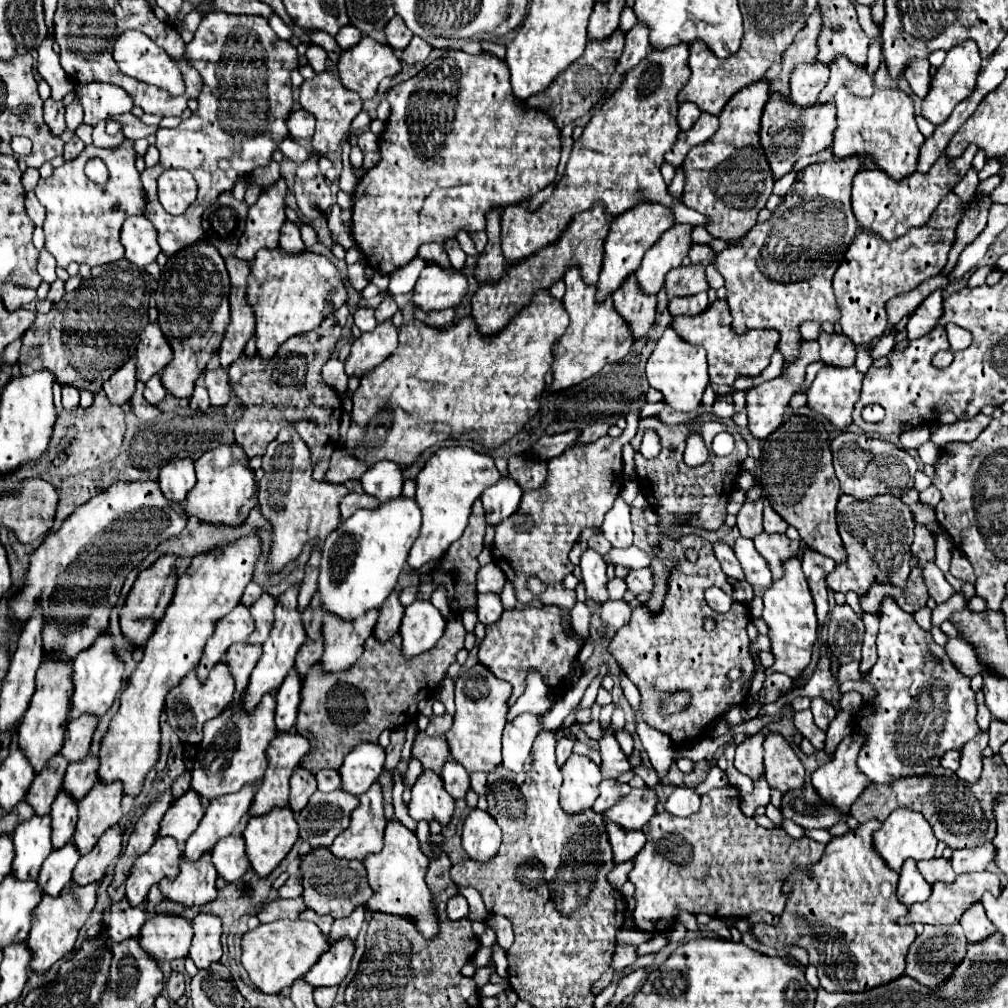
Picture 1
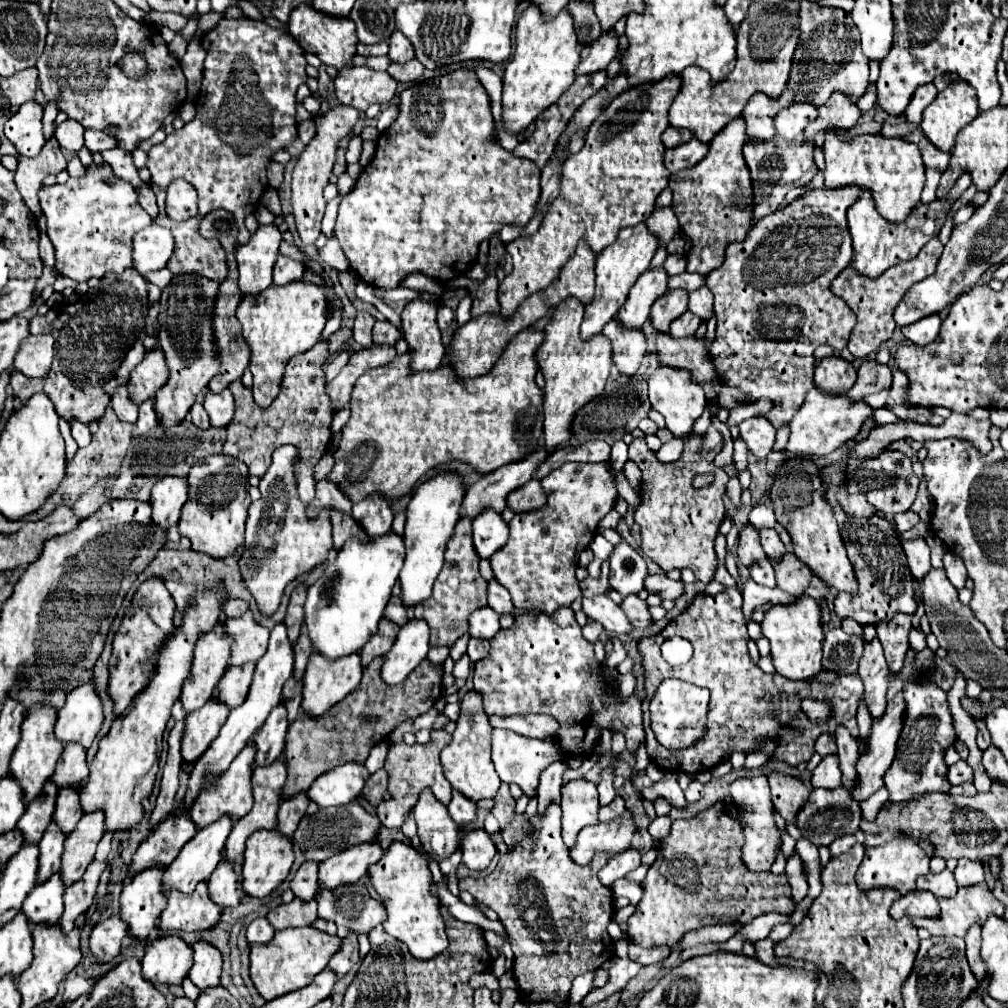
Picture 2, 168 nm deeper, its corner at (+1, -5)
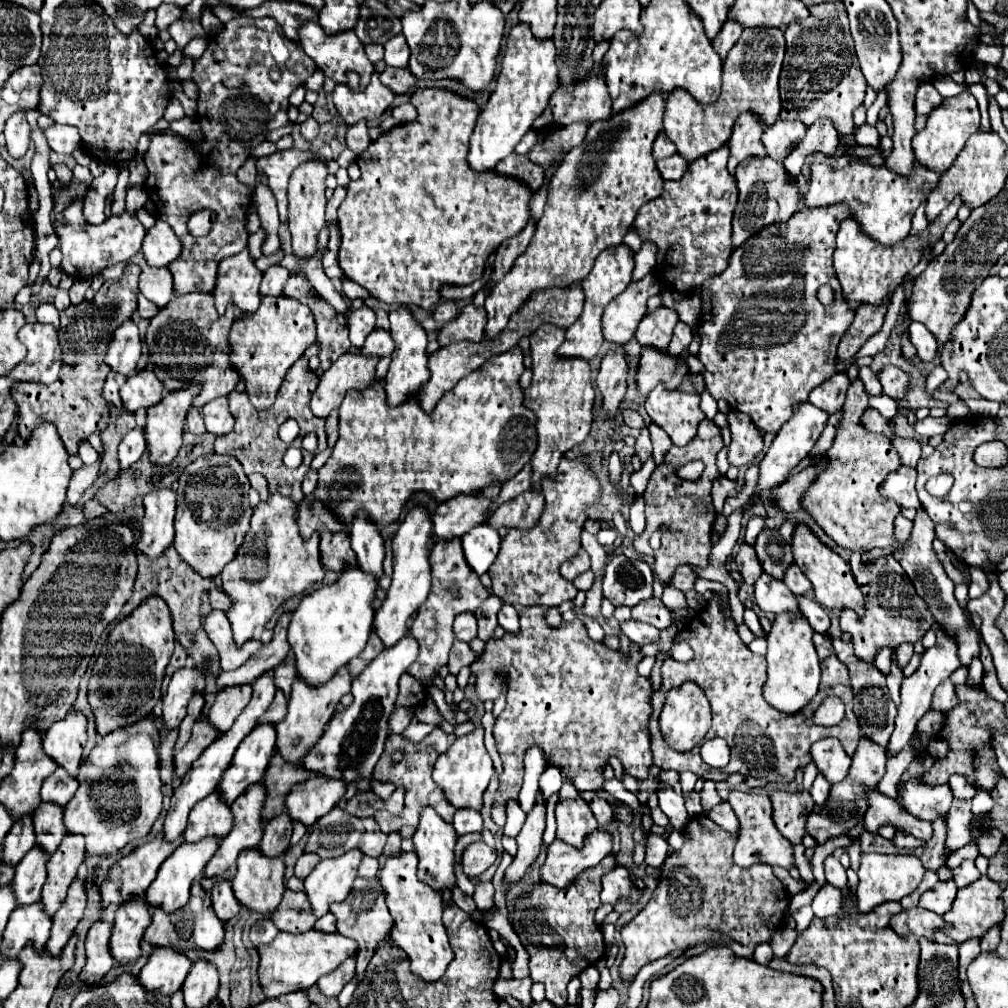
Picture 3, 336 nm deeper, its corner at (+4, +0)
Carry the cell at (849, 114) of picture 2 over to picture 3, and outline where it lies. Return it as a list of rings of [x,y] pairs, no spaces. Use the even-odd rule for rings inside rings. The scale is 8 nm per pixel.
[[[821,117],[813,125],[807,127],[805,139],[801,143],[797,143],[797,147],[783,161],[783,165],[791,171],[793,177],[797,177],[803,169],[807,155],[811,155],[815,151],[825,153],[825,155],[833,155],[837,151],[837,145],[839,145],[839,133],[835,131],[833,121],[827,117]]]

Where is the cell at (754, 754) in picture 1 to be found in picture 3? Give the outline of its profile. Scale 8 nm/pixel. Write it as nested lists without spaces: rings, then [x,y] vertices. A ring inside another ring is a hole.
[[[729,791],[729,799],[727,799],[741,823],[741,831],[737,837],[737,845],[735,845],[735,853],[733,859],[739,867],[751,867],[759,861],[765,861],[769,865],[779,865],[789,869],[795,859],[793,859],[793,847],[791,843],[787,843],[787,839],[783,835],[779,835],[779,829],[773,823],[773,815],[771,815],[771,799],[769,795],[755,795],[755,793],[743,793],[743,791]]]

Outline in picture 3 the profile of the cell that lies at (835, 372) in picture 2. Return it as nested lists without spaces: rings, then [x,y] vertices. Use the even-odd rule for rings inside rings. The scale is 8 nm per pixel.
[[[837,371],[833,377],[825,379],[819,387],[815,387],[809,395],[809,403],[827,411],[829,415],[843,407],[843,399],[849,387],[849,377],[845,371]]]

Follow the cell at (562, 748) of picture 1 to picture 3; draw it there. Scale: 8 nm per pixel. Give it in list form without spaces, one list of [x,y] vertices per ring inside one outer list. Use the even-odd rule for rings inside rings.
[[[537,793],[537,805],[531,813],[527,813],[527,821],[523,829],[517,835],[517,855],[513,857],[513,863],[507,867],[505,873],[505,889],[509,881],[519,881],[525,875],[525,869],[535,861],[541,847],[541,837],[545,831],[545,799],[543,793]]]

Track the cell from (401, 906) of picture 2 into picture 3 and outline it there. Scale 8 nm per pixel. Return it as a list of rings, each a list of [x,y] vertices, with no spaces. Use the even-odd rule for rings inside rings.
[[[407,851],[387,857],[385,865],[377,873],[377,879],[381,881],[389,913],[395,921],[391,929],[391,937],[395,939],[395,945],[409,955],[411,971],[415,975],[427,981],[437,981],[447,969],[447,963],[451,961],[453,955],[445,927],[441,923],[441,913],[443,913],[441,893],[427,887],[427,883],[423,883],[417,877],[417,855]]]

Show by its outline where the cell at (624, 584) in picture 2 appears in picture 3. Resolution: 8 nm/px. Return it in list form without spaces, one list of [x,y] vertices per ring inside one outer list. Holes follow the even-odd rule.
[[[613,555],[607,561],[603,577],[603,595],[613,605],[633,607],[635,603],[649,599],[653,593],[651,567],[641,559],[627,559],[625,555]]]

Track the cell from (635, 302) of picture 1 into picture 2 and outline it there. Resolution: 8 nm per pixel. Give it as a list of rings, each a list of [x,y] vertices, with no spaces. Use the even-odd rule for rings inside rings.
[[[610,320],[602,334],[606,334],[612,344],[612,360],[618,372],[622,376],[634,376],[646,354],[646,340],[642,330],[622,328],[618,320]]]

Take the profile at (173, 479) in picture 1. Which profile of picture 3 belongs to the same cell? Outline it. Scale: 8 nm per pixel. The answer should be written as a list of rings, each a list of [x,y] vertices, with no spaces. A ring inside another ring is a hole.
[[[171,487],[155,489],[145,495],[143,503],[145,503],[145,515],[141,519],[139,551],[143,551],[153,559],[173,543],[177,493]]]

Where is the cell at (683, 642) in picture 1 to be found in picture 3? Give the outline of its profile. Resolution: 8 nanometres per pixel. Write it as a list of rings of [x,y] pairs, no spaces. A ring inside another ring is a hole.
[[[713,595],[711,601],[705,605],[703,611],[693,619],[693,623],[679,631],[673,637],[673,643],[685,641],[693,649],[693,659],[687,663],[675,661],[673,657],[667,657],[661,665],[661,679],[663,685],[651,695],[651,715],[649,715],[649,731],[651,731],[651,751],[653,751],[653,763],[659,769],[673,769],[677,773],[681,771],[693,771],[695,775],[707,775],[709,765],[701,761],[699,749],[691,749],[689,753],[677,753],[673,749],[667,749],[667,743],[659,739],[659,725],[657,717],[663,705],[663,699],[671,687],[677,687],[685,681],[695,681],[699,687],[703,687],[711,711],[713,711],[713,725],[707,733],[707,739],[721,737],[731,747],[731,761],[725,767],[725,773],[741,773],[749,787],[763,787],[771,781],[791,783],[795,779],[795,769],[805,767],[811,761],[809,747],[813,741],[821,737],[837,737],[843,743],[843,749],[847,755],[853,755],[859,737],[861,737],[861,725],[857,715],[853,713],[853,689],[849,683],[849,671],[847,667],[837,659],[831,657],[821,663],[821,685],[815,695],[801,711],[795,715],[787,715],[771,707],[763,697],[763,685],[767,681],[767,663],[765,657],[753,655],[749,647],[741,641],[737,633],[737,625],[731,617],[729,605],[719,603],[719,595]],[[827,695],[839,695],[845,701],[845,717],[837,727],[829,729],[817,729],[811,721],[813,711],[819,707],[819,703]]]

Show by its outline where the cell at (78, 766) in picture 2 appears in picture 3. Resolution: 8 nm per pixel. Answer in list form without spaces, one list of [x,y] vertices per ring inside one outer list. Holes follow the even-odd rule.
[[[57,767],[57,771],[43,781],[41,799],[53,801],[53,803],[65,807],[71,801],[71,797],[75,795],[77,787],[79,787],[79,781],[73,775],[69,775],[63,767]]]

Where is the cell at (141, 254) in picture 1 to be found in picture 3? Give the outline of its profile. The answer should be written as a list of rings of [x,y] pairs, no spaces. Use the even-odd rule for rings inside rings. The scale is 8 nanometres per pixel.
[[[157,219],[157,223],[147,231],[141,251],[151,267],[167,267],[173,259],[179,257],[181,243],[175,237],[173,229]]]

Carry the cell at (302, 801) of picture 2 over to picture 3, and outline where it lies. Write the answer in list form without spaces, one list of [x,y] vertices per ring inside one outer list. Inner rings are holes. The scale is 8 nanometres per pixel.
[[[287,813],[265,821],[265,835],[259,843],[259,849],[267,857],[279,857],[285,853],[291,841],[291,817]]]

